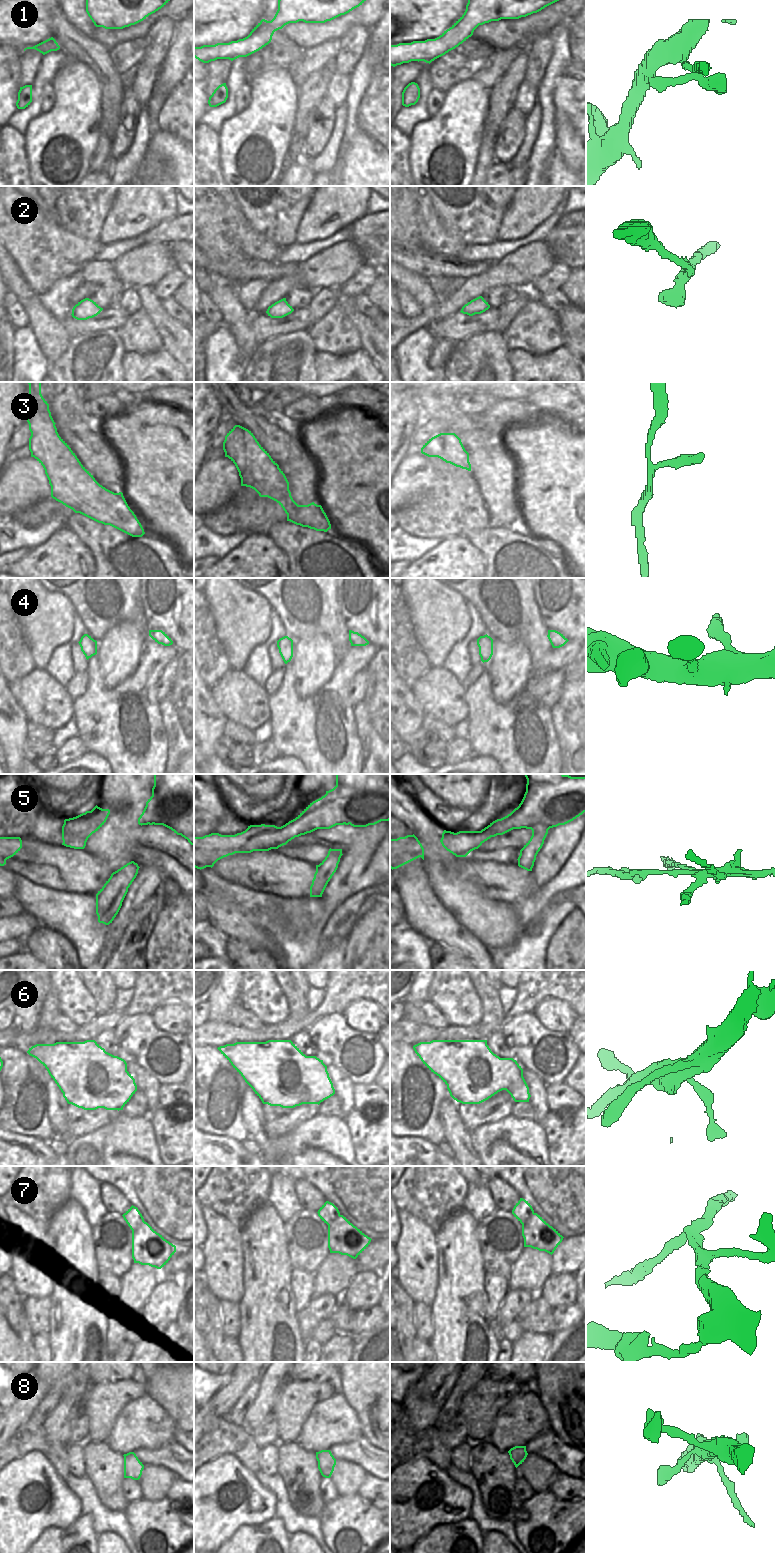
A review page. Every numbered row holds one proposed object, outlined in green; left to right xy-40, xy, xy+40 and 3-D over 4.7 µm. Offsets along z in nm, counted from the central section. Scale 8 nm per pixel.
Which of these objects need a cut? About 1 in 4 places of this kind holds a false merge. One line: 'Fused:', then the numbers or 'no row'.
Fused: 5, 7

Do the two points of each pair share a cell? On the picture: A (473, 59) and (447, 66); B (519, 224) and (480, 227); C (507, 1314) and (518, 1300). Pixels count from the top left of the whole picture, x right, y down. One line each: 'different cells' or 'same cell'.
A: same cell
B: different cells
C: same cell

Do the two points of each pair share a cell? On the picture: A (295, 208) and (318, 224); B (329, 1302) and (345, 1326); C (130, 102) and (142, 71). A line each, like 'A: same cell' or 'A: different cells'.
A: different cells
B: different cells
C: different cells

